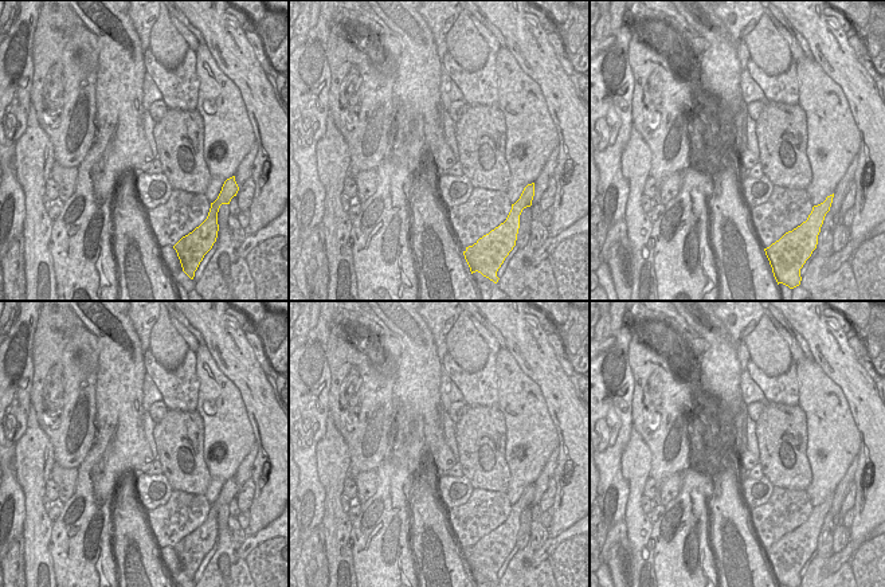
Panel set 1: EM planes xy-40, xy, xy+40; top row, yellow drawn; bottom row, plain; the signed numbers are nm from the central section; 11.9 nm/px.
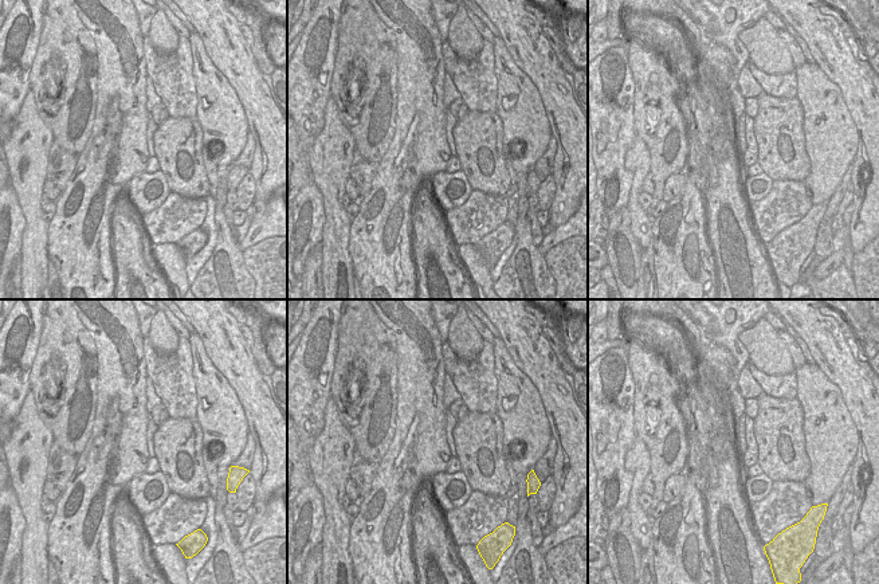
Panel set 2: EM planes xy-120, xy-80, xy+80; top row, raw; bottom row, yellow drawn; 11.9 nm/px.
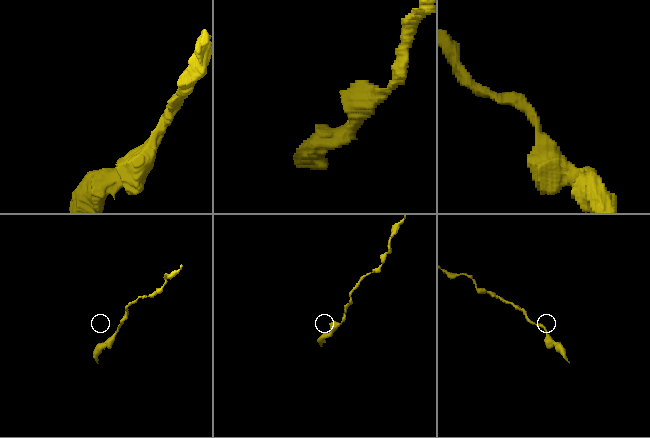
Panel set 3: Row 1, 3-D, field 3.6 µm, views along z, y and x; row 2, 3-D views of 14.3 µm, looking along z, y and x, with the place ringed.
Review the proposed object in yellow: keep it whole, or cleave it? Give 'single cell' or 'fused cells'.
single cell

